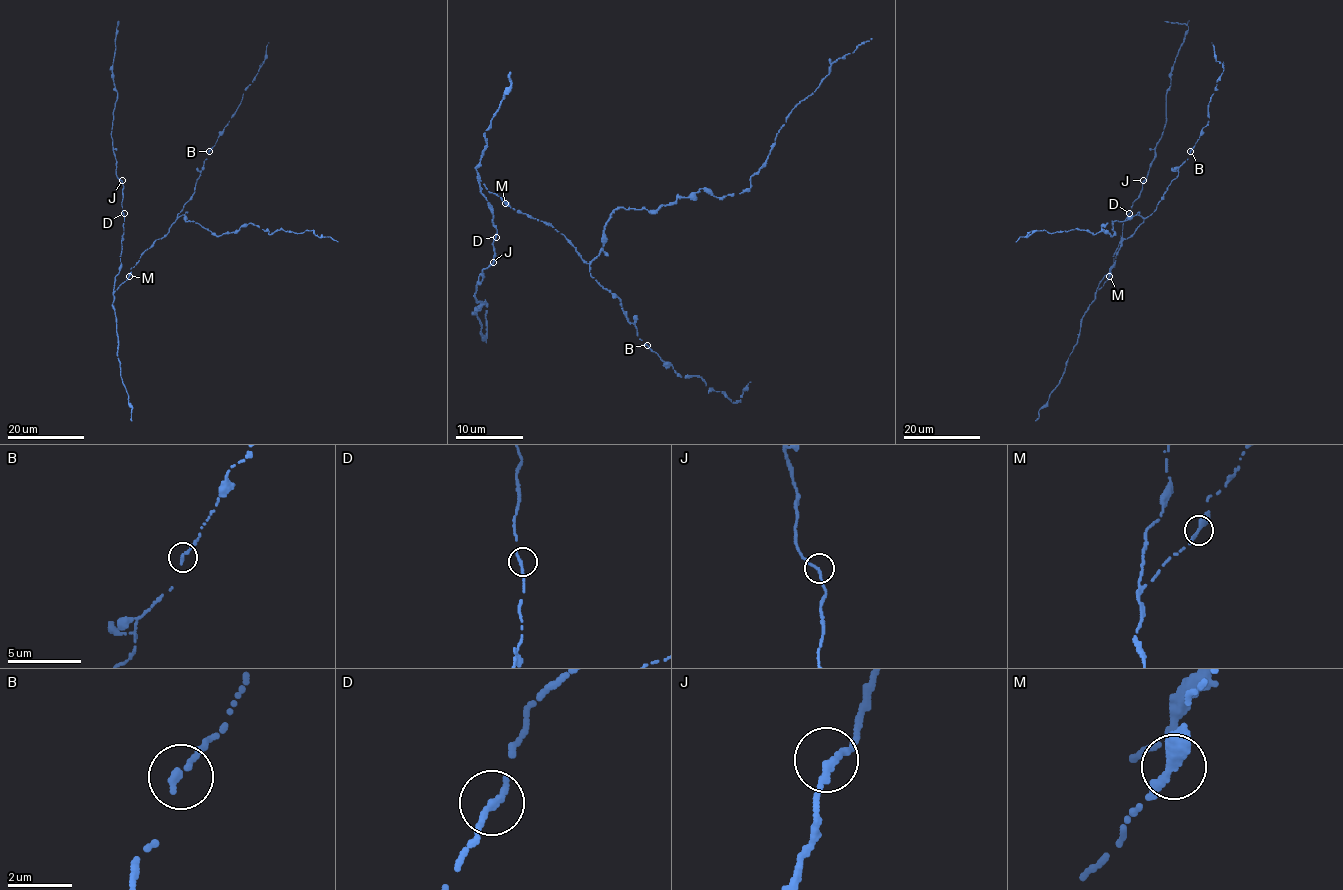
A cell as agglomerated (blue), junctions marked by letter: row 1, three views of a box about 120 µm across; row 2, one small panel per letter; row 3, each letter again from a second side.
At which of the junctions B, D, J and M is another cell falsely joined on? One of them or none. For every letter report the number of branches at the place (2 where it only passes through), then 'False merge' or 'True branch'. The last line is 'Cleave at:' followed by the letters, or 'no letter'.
B: Branches: 1. True branch
D: Branches: 1. True branch
J: Branches: 2. True branch
M: Branches: 1. True branch
Cleave at: no letter

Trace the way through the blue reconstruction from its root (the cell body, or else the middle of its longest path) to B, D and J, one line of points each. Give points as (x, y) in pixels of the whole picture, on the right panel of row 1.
B: (1108, 274), (1121, 242), (1154, 212), (1190, 151)
D: (1108, 274), (1099, 289), (1100, 281), (1113, 264), (1113, 253), (1129, 213)
J: (1108, 274), (1099, 289), (1100, 281), (1113, 264), (1123, 223), (1139, 195), (1143, 180)

